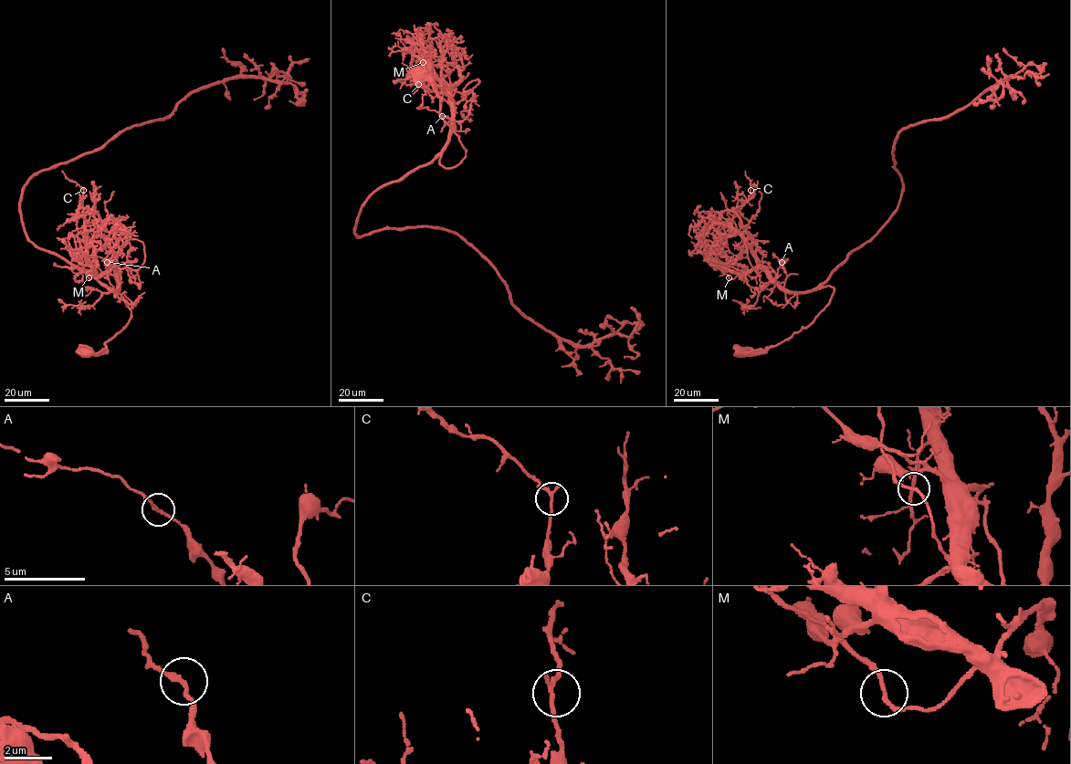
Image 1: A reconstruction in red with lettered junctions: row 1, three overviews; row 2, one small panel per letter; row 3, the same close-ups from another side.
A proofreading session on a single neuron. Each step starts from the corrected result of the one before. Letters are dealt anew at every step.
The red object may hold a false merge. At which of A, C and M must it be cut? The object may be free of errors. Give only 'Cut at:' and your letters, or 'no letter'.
Cut at: M

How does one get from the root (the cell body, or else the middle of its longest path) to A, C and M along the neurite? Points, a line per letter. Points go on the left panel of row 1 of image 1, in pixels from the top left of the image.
A: (85, 352), (102, 353), (105, 343), (131, 318), (123, 298), (105, 286), (117, 290), (116, 270), (108, 262)
C: (85, 352), (102, 353), (131, 309), (105, 286), (117, 290), (115, 252), (100, 217), (80, 207), (83, 190)
M: (85, 352), (102, 353), (105, 343), (131, 315), (123, 298), (105, 286), (117, 290), (113, 266), (89, 277)

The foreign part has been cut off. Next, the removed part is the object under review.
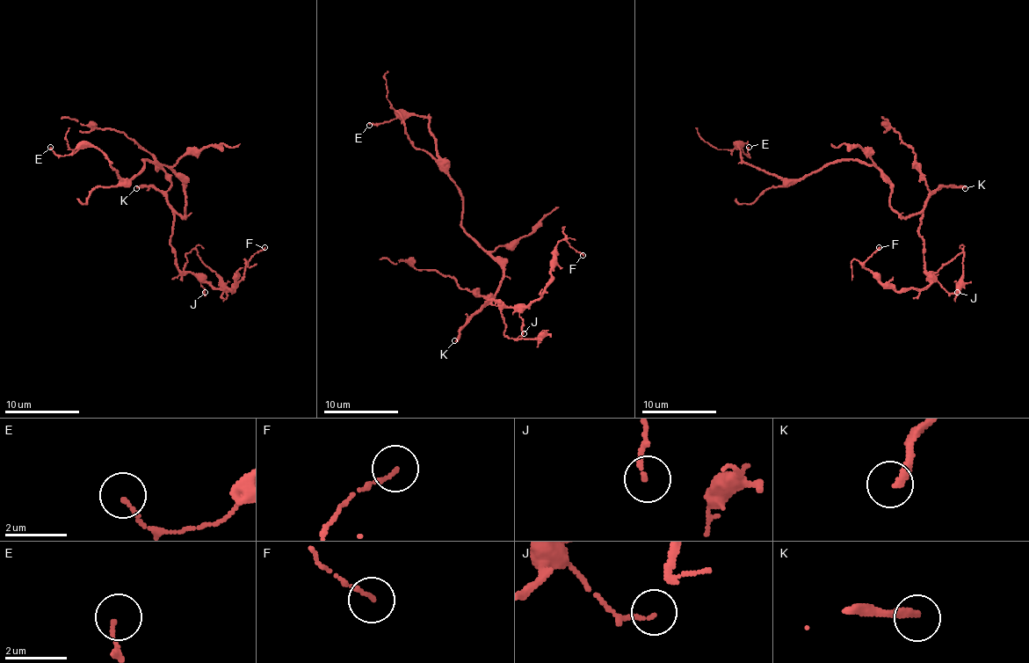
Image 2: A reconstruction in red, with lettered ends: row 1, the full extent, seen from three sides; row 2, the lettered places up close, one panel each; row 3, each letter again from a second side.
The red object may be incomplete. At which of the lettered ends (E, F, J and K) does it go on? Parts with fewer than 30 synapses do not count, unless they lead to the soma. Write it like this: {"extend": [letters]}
{"extend": ["K"]}

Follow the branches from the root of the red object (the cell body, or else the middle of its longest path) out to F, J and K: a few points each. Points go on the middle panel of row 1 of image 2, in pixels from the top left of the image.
F: (503, 266), (499, 290), (489, 300), (527, 307), (551, 277), (553, 250), (561, 240), (583, 255)
J: (503, 266), (499, 290), (494, 298), (492, 294), (489, 300), (497, 300), (519, 313), (524, 333)
K: (503, 266), (499, 290), (462, 328), (454, 340)

